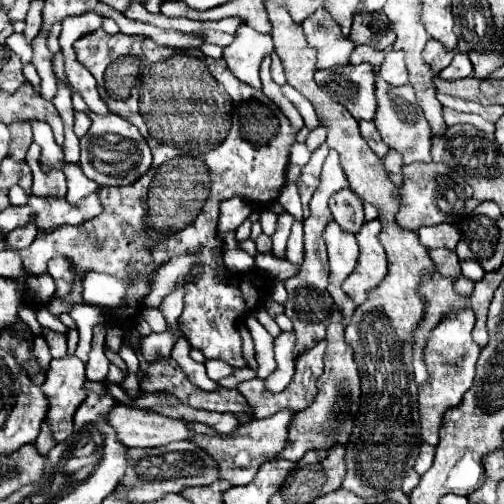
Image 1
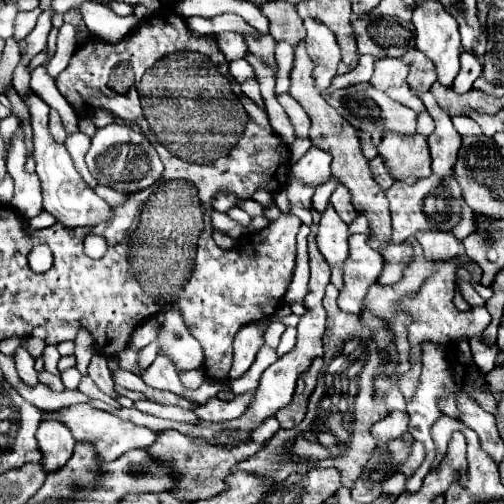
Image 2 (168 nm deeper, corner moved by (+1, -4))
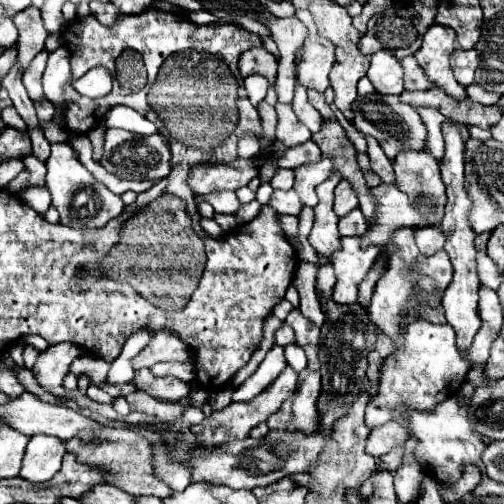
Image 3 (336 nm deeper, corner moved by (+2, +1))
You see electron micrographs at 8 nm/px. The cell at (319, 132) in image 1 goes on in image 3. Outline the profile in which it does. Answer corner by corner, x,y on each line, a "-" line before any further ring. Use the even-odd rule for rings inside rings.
322,156
320,162
308,164
308,166
300,166
294,172
296,172
294,190
298,192
298,196
300,196
300,200
302,200
304,206
314,208
316,202
318,202
318,196
316,196
314,188
332,174
332,162
330,162
330,158

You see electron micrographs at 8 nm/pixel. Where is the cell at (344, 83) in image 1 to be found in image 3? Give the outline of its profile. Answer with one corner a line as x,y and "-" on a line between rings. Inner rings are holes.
372,94
372,100
364,98
364,96
358,96
352,104
352,110
356,114
356,118
354,118
356,128
366,136
374,136
380,142
384,154
392,162
398,156
398,150
428,150
428,144
426,144
428,130
422,122
420,114
412,106
402,104
398,96

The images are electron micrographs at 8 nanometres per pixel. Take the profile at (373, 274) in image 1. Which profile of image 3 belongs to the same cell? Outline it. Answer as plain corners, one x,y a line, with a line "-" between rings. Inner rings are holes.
342,238
342,250
334,254
332,266
336,270
336,286
334,286
334,302
338,304
354,304
358,298
358,284
374,264
378,256
378,246
360,246
360,238

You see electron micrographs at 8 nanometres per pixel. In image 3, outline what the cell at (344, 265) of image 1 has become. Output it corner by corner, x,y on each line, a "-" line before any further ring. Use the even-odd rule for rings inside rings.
334,172
334,174
330,174
330,178
326,178
326,182
322,182
322,186
318,186
318,190
316,190
318,204
314,208
314,226
308,236
308,242
314,246
314,250
328,258
340,248
338,216
332,210
334,188
338,186
340,180
342,180
342,176
338,172

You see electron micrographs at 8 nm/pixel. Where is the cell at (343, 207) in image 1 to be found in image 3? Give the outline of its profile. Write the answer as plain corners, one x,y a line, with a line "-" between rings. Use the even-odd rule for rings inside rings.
342,180
336,188
336,200
334,200
334,212
338,214
338,218
346,216
350,210
358,208
358,198
356,198
356,192
352,190
352,186

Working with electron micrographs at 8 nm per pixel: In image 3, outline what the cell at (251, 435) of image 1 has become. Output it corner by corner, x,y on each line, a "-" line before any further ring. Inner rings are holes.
102,428
102,442
98,442
98,446
86,446
86,438
70,438
70,442
64,442
64,446
66,452
76,454
80,462
86,462
86,466
110,470
110,478
106,478
106,484
120,486
120,490
126,490
134,496
166,498
172,494
172,490
164,482
154,478
150,466
152,446
144,438
138,438
136,428

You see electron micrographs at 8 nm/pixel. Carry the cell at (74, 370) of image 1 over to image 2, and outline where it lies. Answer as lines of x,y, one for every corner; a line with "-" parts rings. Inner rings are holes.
45,419
39,423
37,441
39,441
39,449
43,453
45,471
55,471
55,469
63,467
75,447
75,439
73,439
71,431
67,431
67,425
63,425
55,419

